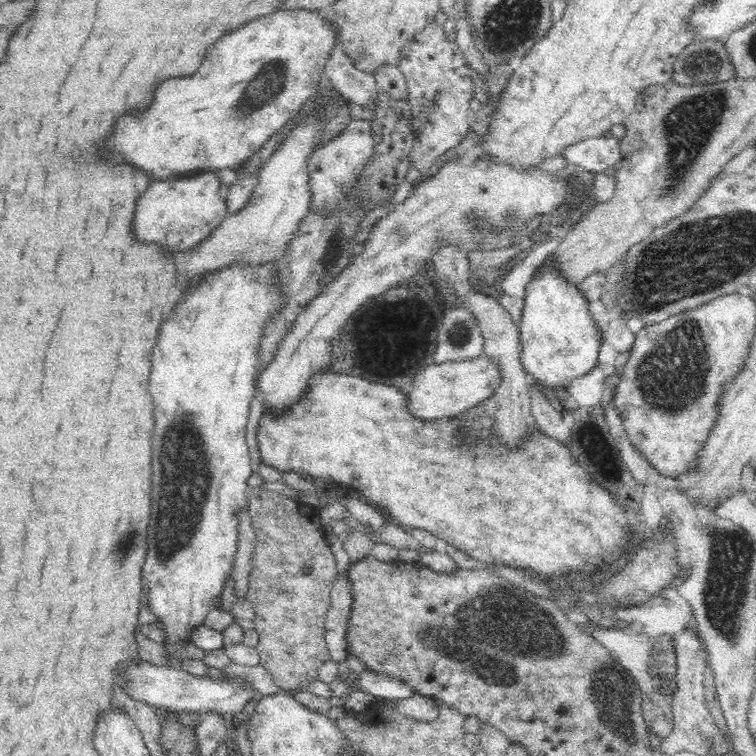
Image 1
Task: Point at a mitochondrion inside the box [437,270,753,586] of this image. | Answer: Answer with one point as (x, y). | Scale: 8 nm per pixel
(671, 373)

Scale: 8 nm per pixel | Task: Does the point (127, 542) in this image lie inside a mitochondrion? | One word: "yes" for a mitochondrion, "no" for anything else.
yes

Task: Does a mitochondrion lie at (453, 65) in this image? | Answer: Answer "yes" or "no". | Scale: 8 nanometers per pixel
no

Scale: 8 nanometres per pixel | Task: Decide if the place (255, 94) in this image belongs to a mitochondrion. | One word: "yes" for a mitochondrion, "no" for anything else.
yes

